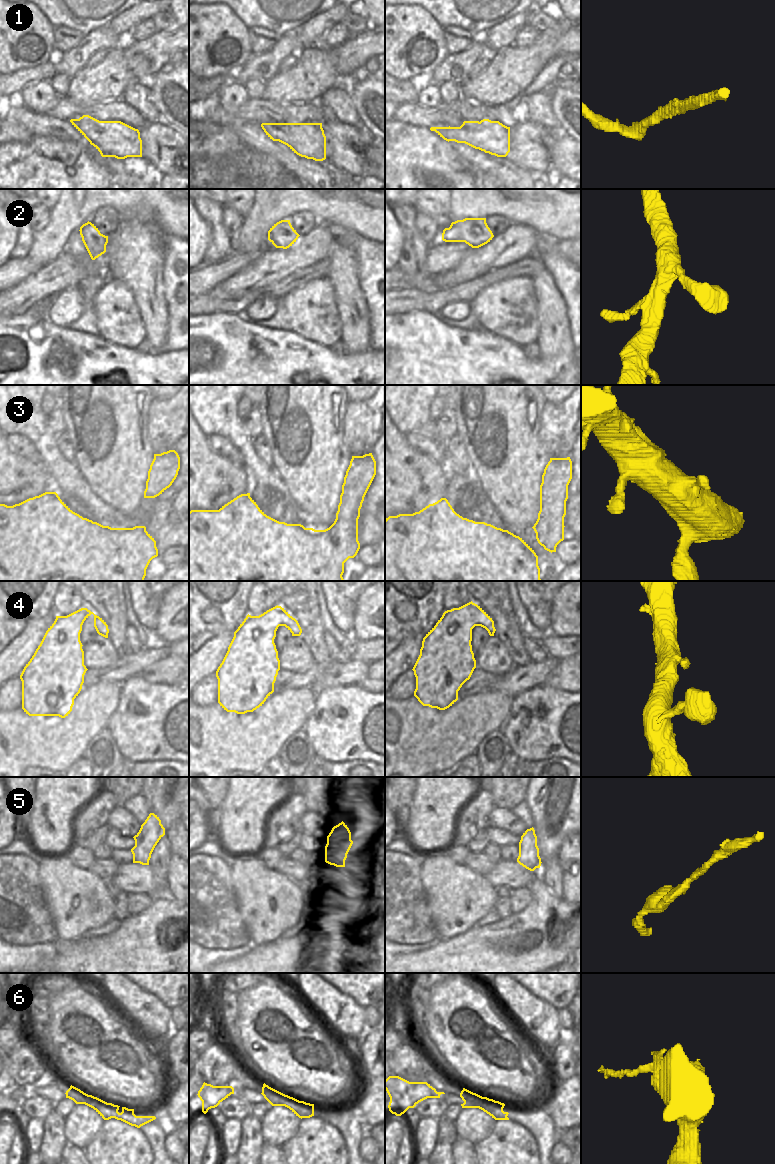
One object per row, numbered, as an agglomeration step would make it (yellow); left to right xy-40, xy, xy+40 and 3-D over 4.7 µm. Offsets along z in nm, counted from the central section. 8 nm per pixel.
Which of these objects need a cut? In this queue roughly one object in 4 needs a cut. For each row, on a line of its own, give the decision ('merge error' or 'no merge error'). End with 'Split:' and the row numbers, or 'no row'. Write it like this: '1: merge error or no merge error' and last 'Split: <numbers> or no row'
1: no merge error
2: no merge error
3: no merge error
4: no merge error
5: no merge error
6: no merge error
Split: no row

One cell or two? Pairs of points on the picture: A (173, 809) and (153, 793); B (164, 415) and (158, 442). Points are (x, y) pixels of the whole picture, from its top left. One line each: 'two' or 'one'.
A: one
B: one

